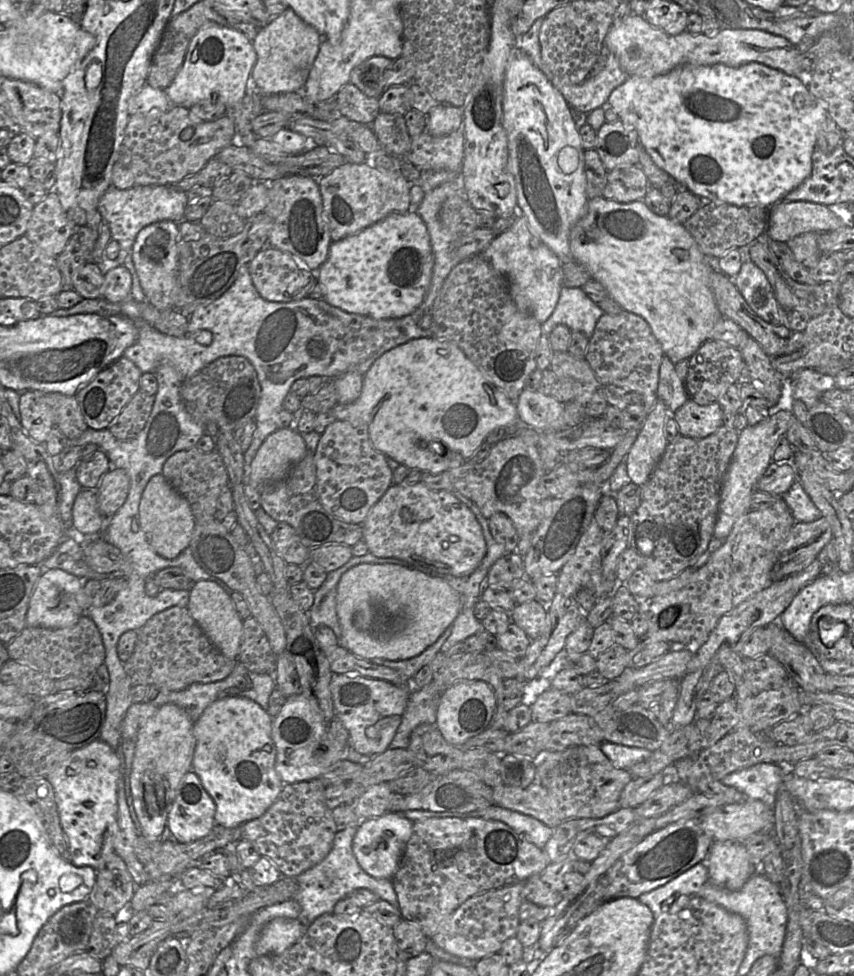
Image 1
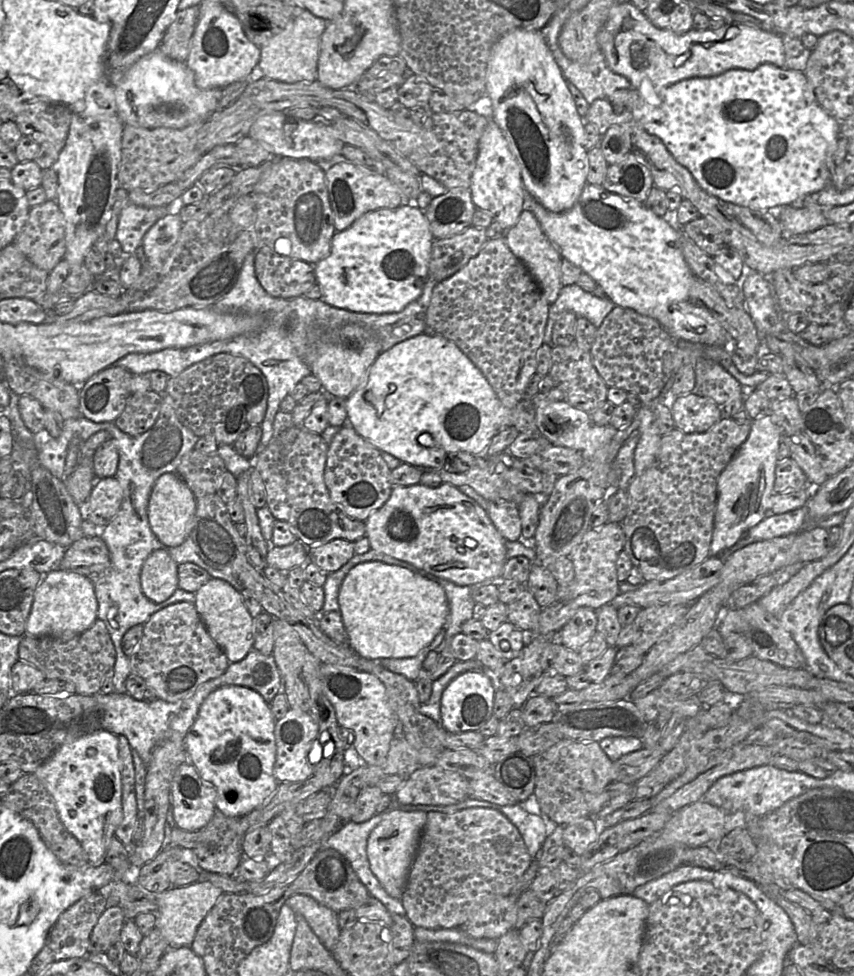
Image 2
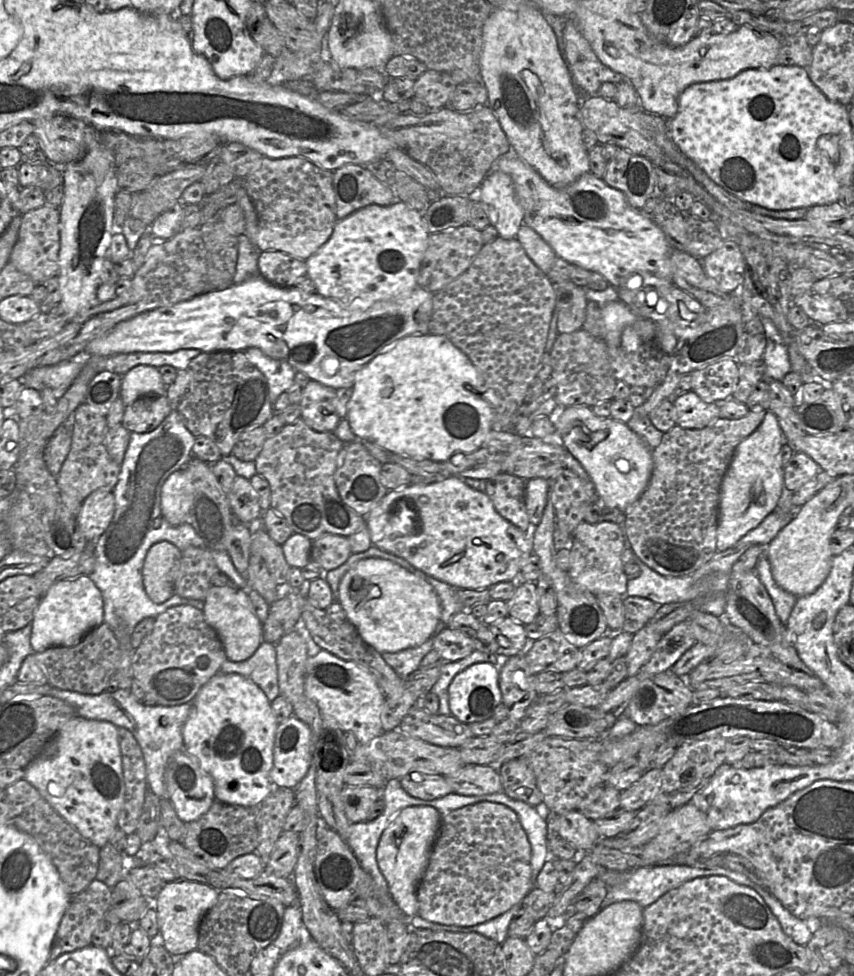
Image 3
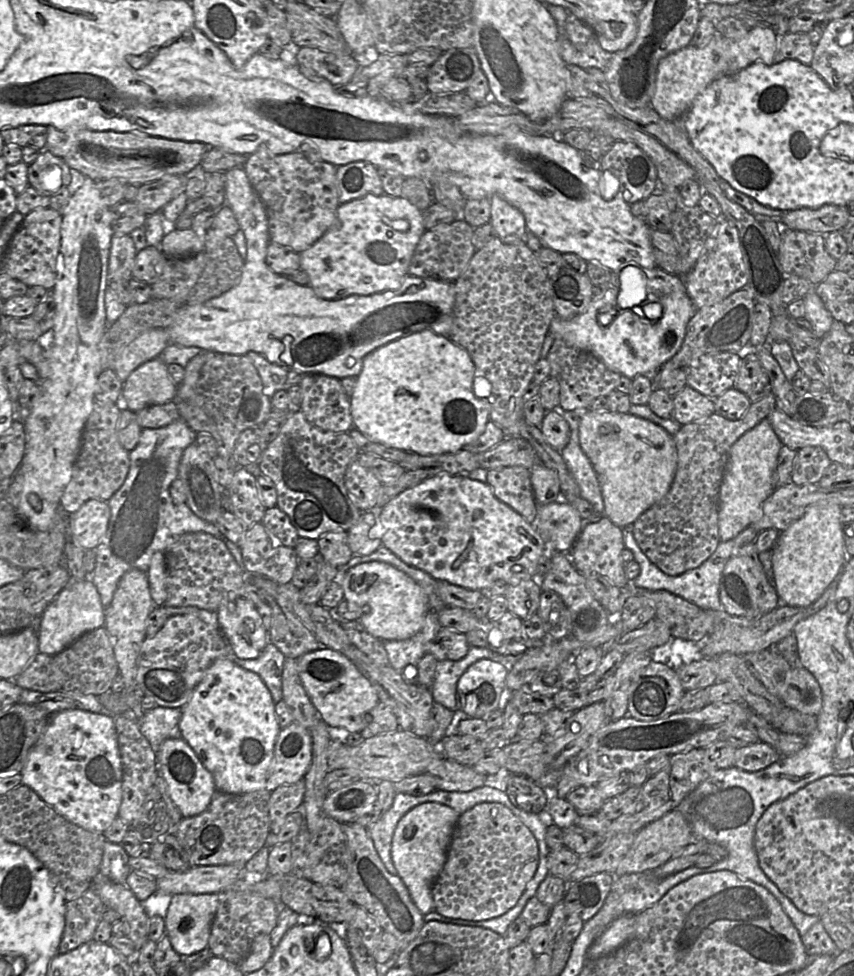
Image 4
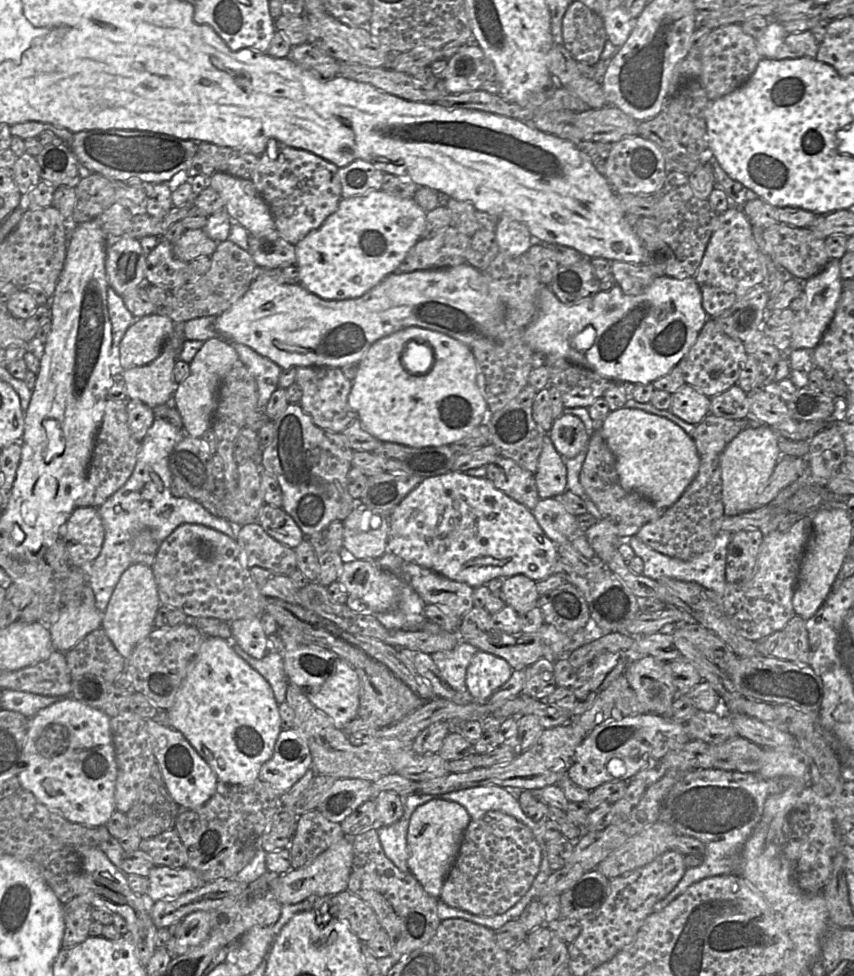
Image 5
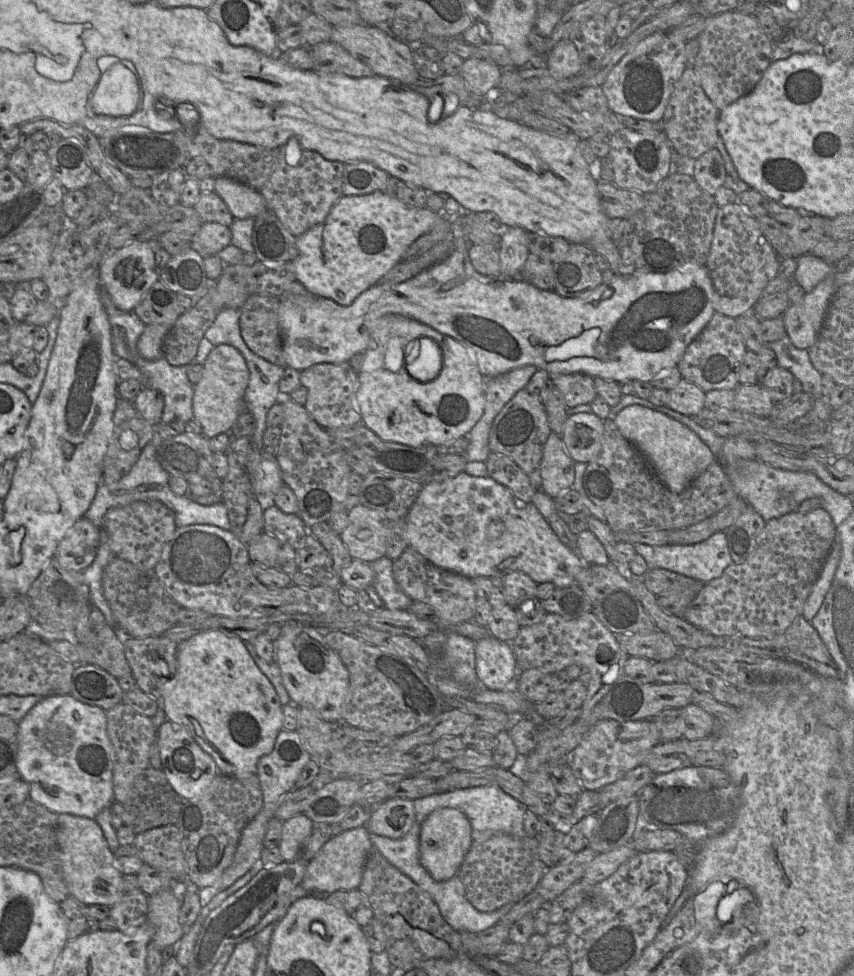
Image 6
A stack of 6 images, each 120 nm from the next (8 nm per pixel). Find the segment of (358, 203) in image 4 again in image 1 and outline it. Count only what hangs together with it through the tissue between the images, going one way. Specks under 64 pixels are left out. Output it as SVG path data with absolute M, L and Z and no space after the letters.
M410 210L394 212L363 230L332 242L326 261L316 272L323 299L345 312L373 319L394 319L411 314L423 302L432 278L433 251L426 224L419 214Z

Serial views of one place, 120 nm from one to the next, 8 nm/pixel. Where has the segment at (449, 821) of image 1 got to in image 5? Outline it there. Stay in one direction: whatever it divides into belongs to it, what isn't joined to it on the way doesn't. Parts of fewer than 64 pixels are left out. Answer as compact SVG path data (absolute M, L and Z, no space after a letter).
M489 811L482 818L470 821L457 858L450 869L440 894L446 905L477 916L503 914L513 907L529 890L542 861L542 851L532 830L515 817L501 811Z

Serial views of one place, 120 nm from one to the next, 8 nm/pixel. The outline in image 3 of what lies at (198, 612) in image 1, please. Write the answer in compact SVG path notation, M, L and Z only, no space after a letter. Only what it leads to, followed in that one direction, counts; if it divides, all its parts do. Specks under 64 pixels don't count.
M212 586L203 602L204 618L218 634L227 659L232 662L249 659L261 644L262 623L253 610L247 590L228 586Z

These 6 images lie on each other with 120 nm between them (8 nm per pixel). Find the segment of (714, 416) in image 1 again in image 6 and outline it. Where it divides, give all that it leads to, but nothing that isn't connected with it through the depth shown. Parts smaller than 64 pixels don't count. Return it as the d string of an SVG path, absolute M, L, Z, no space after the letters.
M681 378L677 385L668 391L668 404L667 406L681 414L693 417L698 414L705 407L706 393L695 383Z

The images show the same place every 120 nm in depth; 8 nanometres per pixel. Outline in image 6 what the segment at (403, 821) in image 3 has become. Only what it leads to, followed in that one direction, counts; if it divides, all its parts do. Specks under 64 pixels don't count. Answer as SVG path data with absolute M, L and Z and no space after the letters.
M454 808L435 810L421 824L420 863L434 880L449 880L457 874L472 843L472 825L464 813Z

